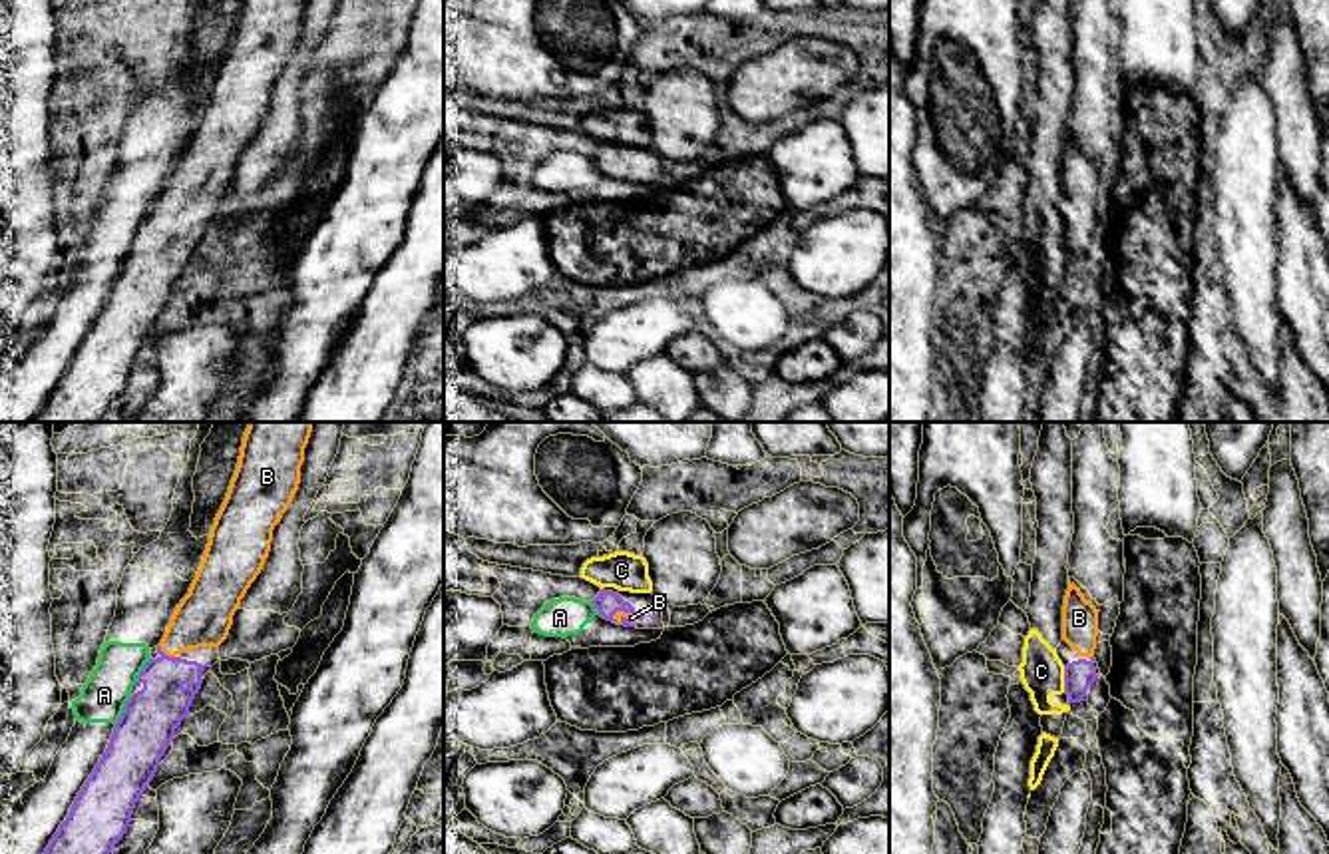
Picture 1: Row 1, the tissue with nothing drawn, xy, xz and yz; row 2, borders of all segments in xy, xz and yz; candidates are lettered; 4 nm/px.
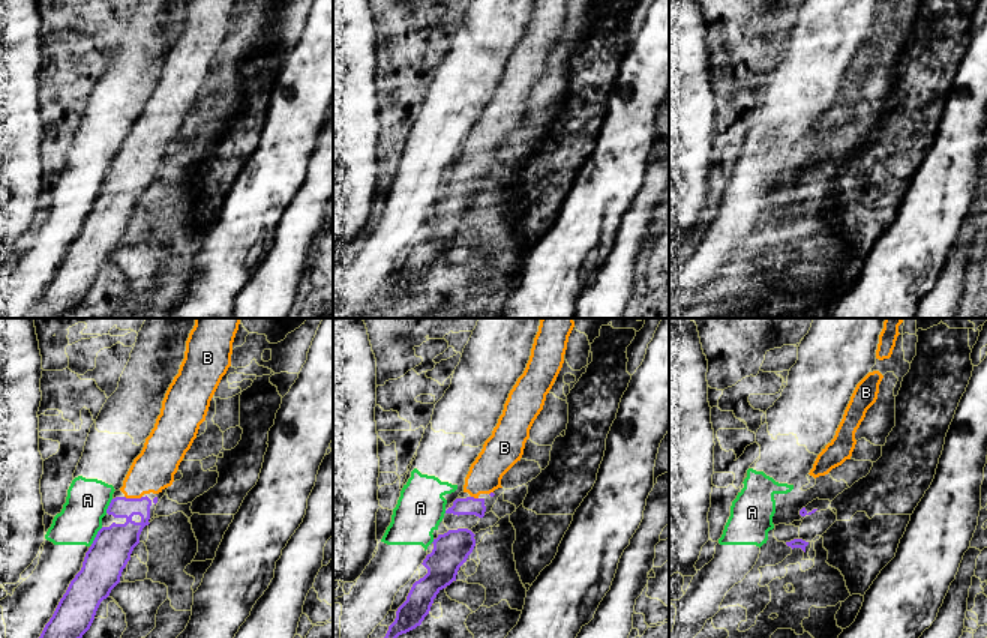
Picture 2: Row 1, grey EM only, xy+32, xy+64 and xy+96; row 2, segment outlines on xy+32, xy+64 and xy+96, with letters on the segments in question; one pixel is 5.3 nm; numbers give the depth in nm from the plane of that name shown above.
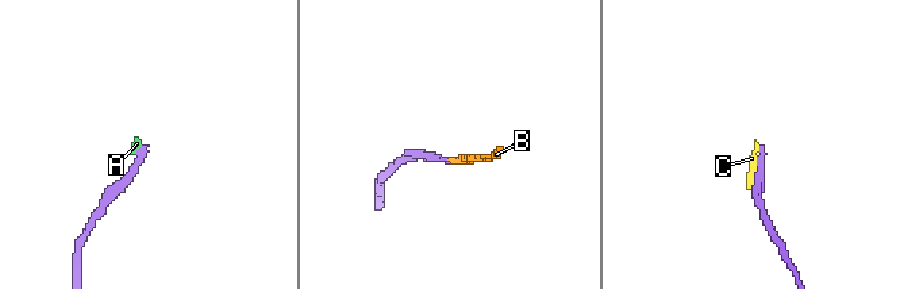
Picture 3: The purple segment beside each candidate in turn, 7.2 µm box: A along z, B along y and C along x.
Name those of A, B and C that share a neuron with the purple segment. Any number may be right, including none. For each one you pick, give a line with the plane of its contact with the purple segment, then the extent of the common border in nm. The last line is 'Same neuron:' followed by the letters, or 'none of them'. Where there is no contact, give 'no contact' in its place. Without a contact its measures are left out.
B: meets purple in xy; contact 90 nm long
Same neuron: B

